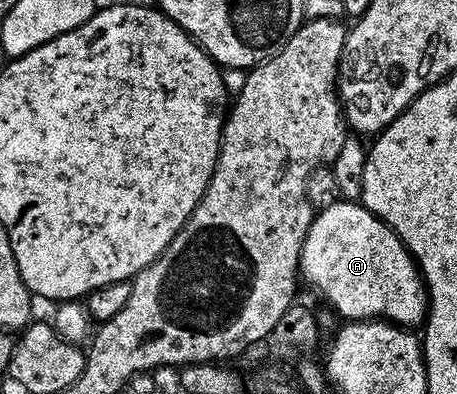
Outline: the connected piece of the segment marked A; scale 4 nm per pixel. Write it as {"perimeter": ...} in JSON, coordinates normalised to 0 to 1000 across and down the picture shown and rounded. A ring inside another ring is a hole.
{"perimeter":[[[733,505],[687,543],[656,637],[656,706],[689,728],[744,807],[796,815],[829,807],[888,835],[915,832],[937,797],[937,739],[895,637],[836,556],[775,508]]]}

